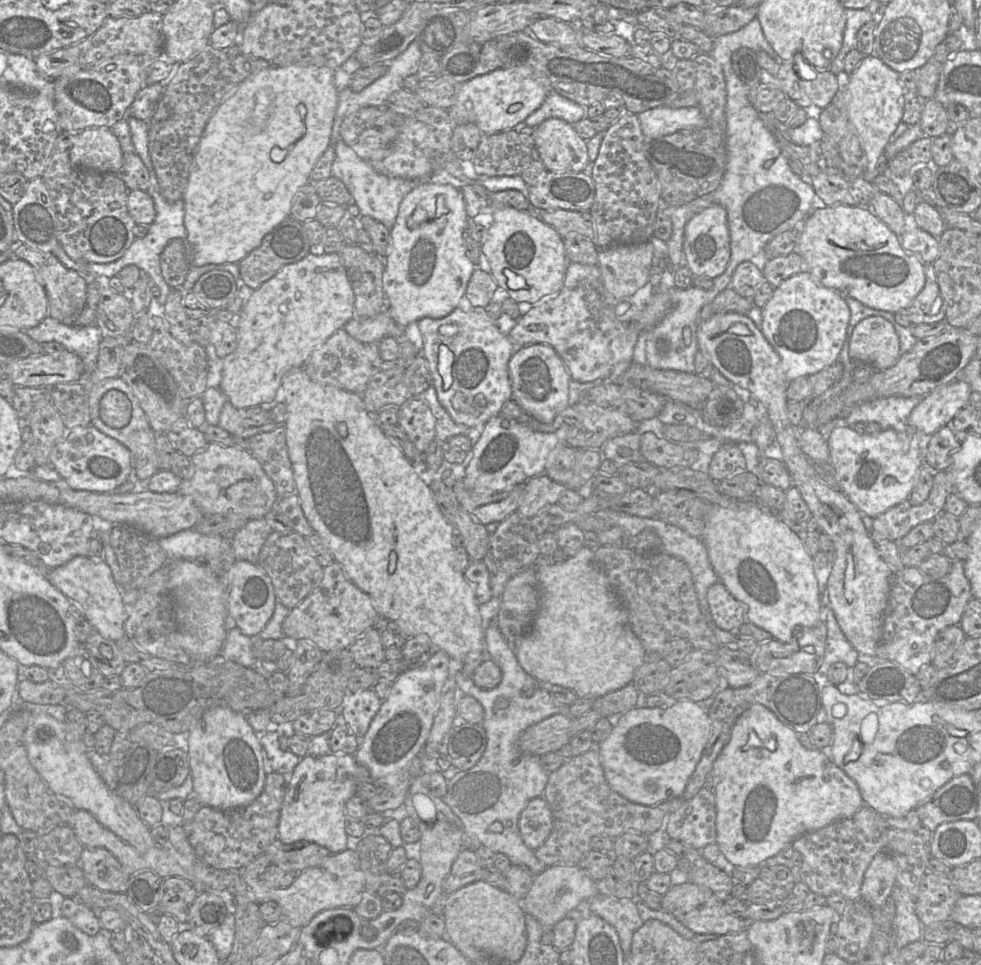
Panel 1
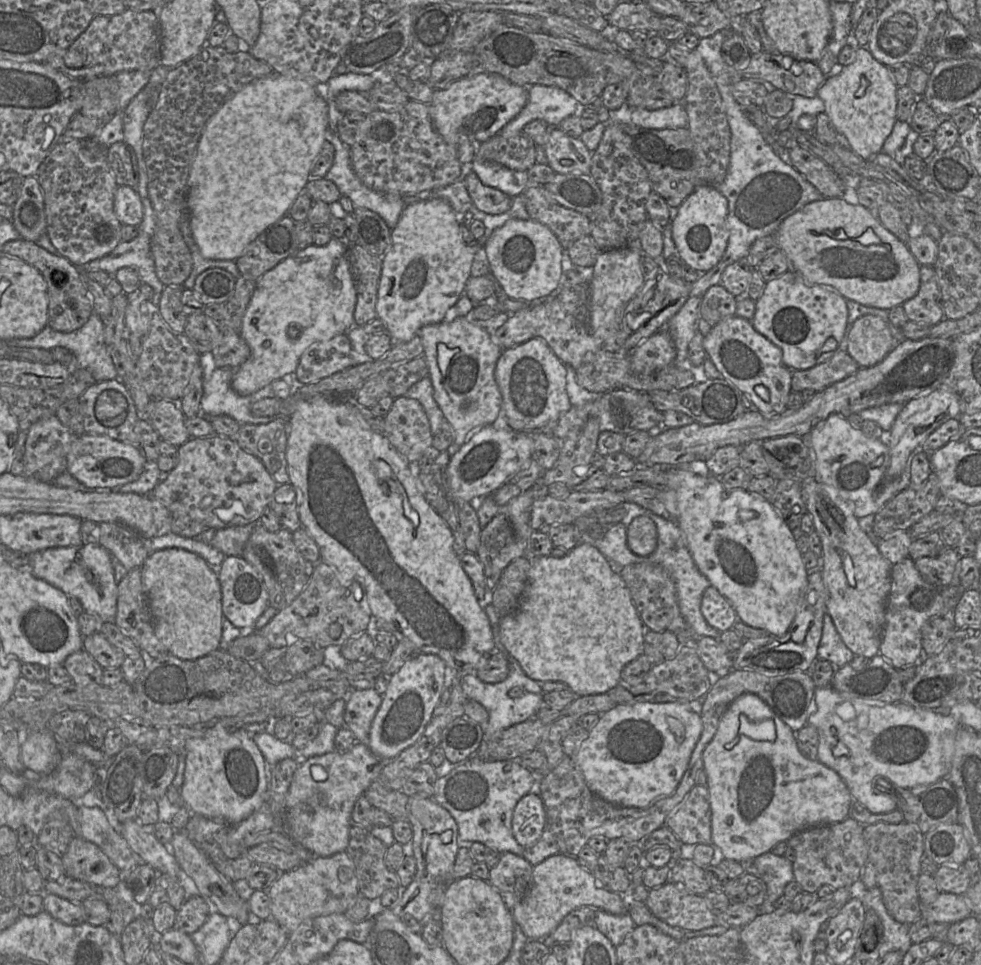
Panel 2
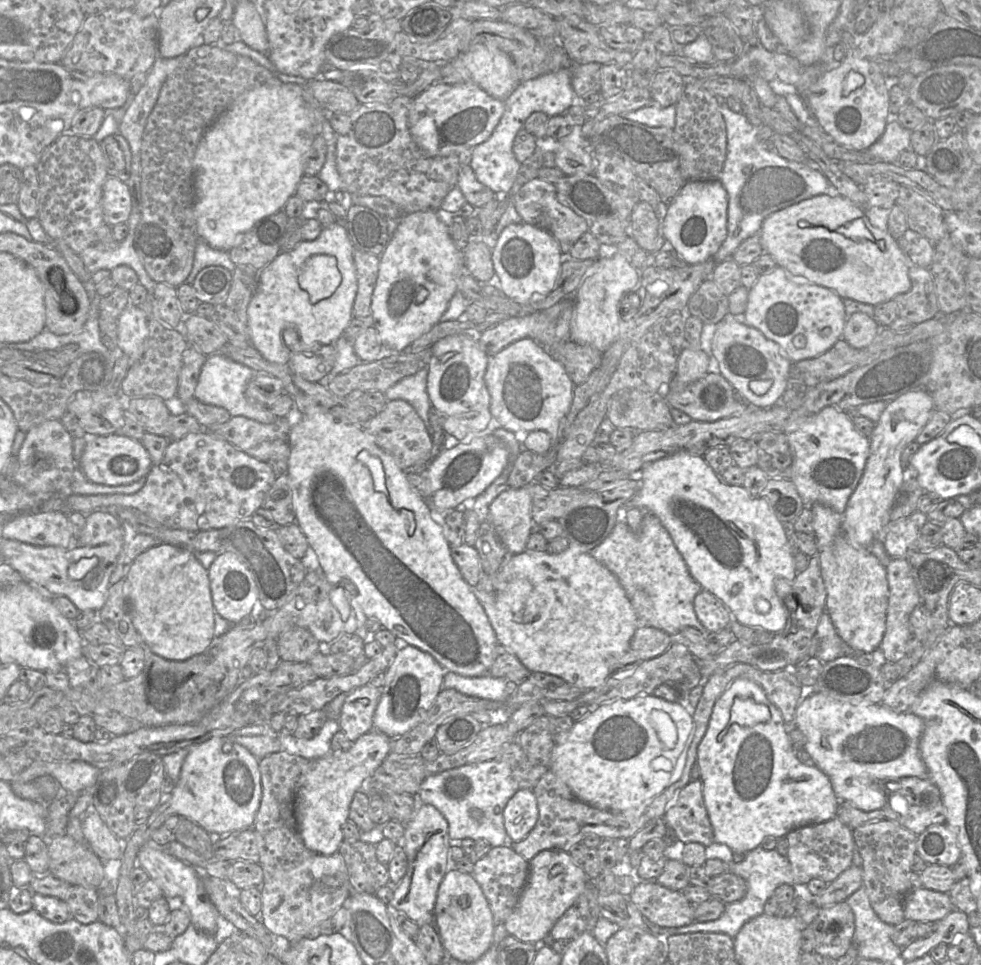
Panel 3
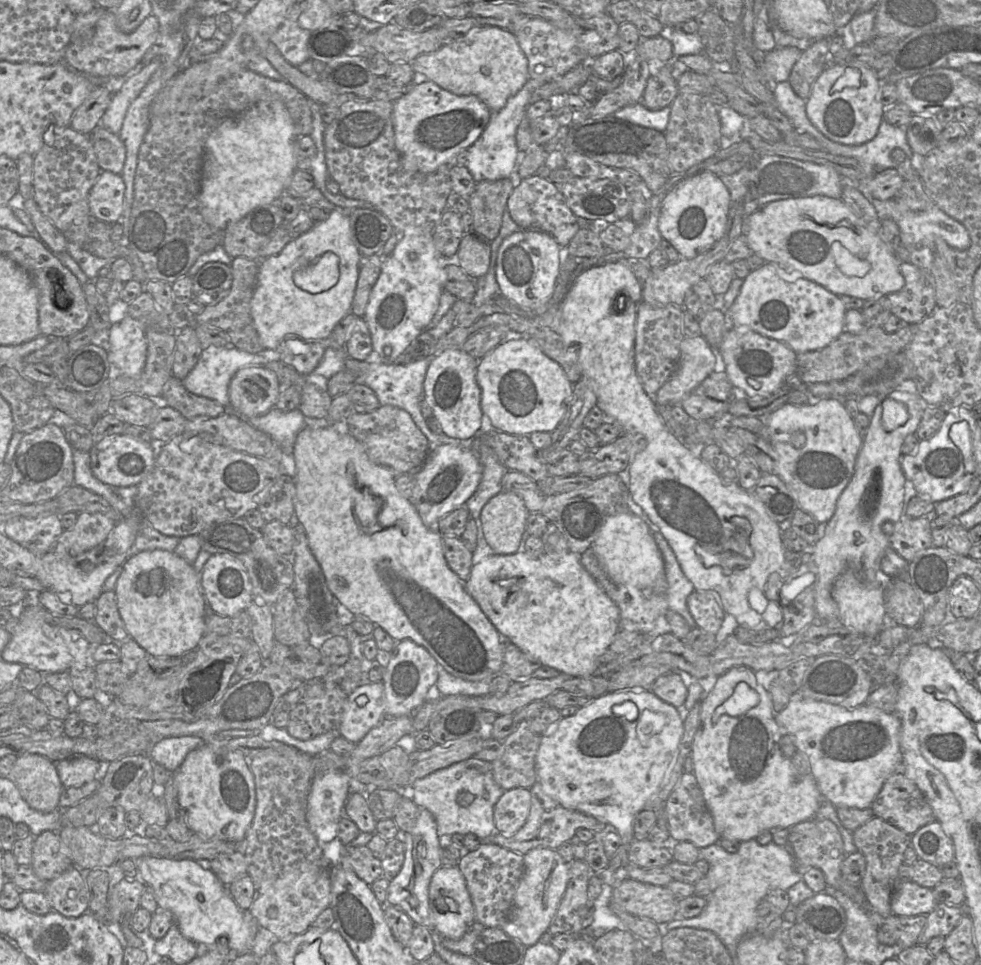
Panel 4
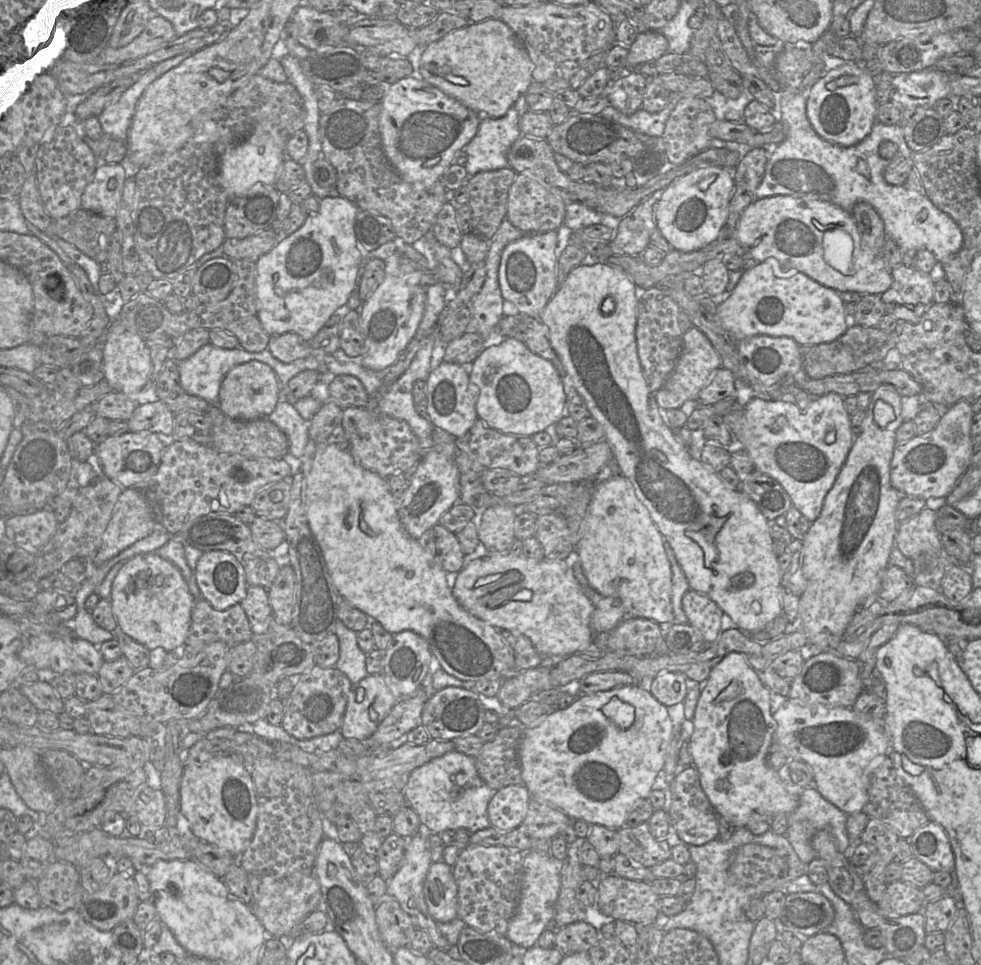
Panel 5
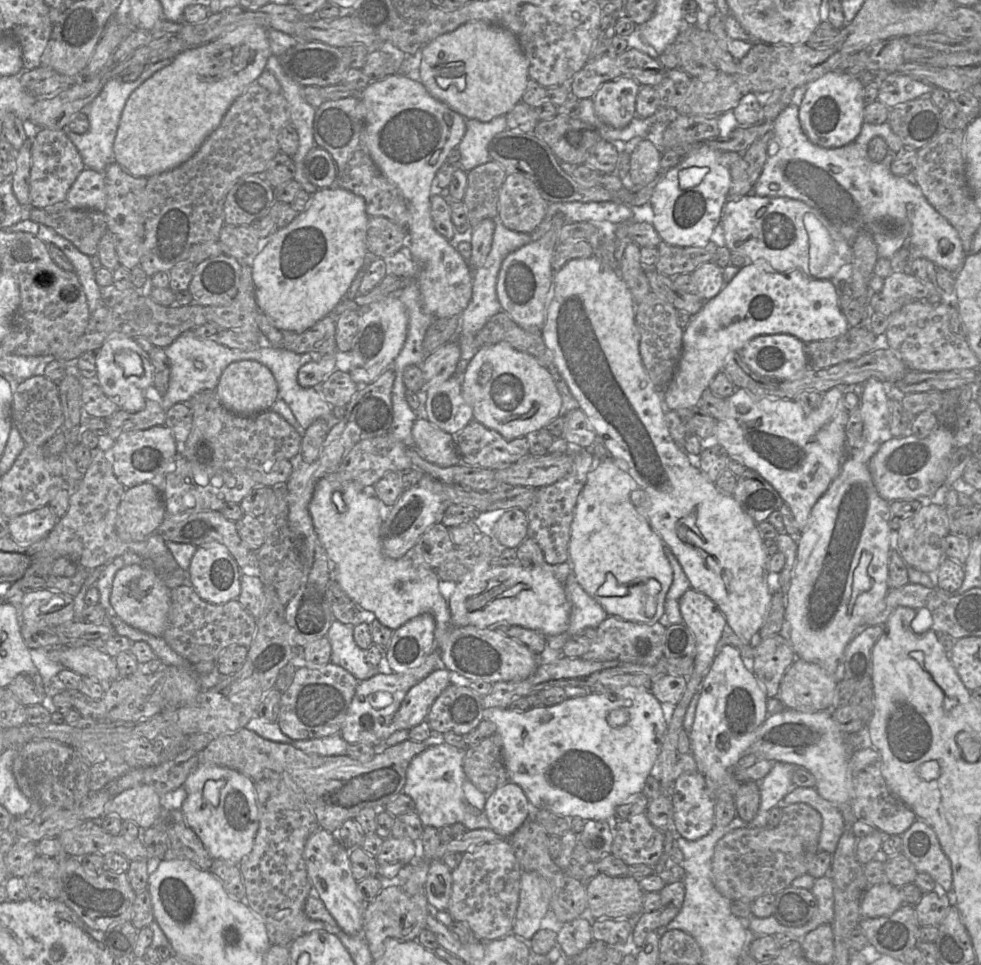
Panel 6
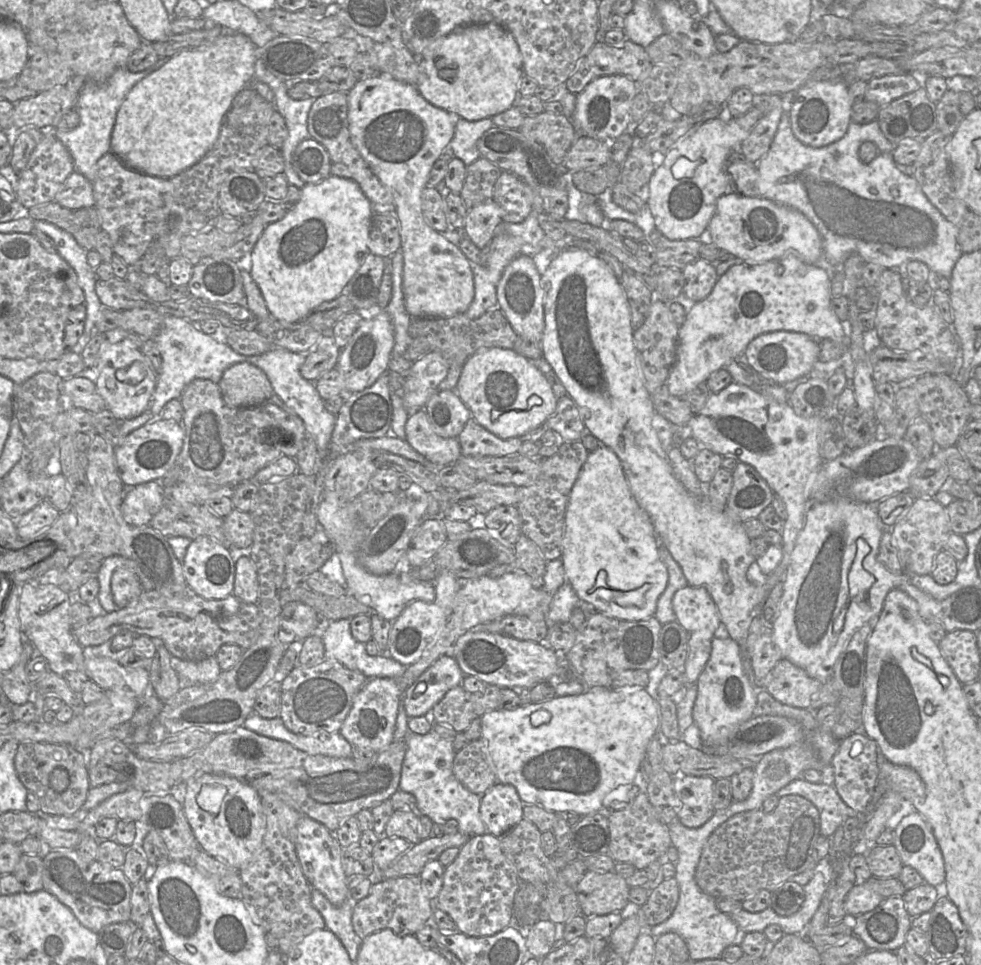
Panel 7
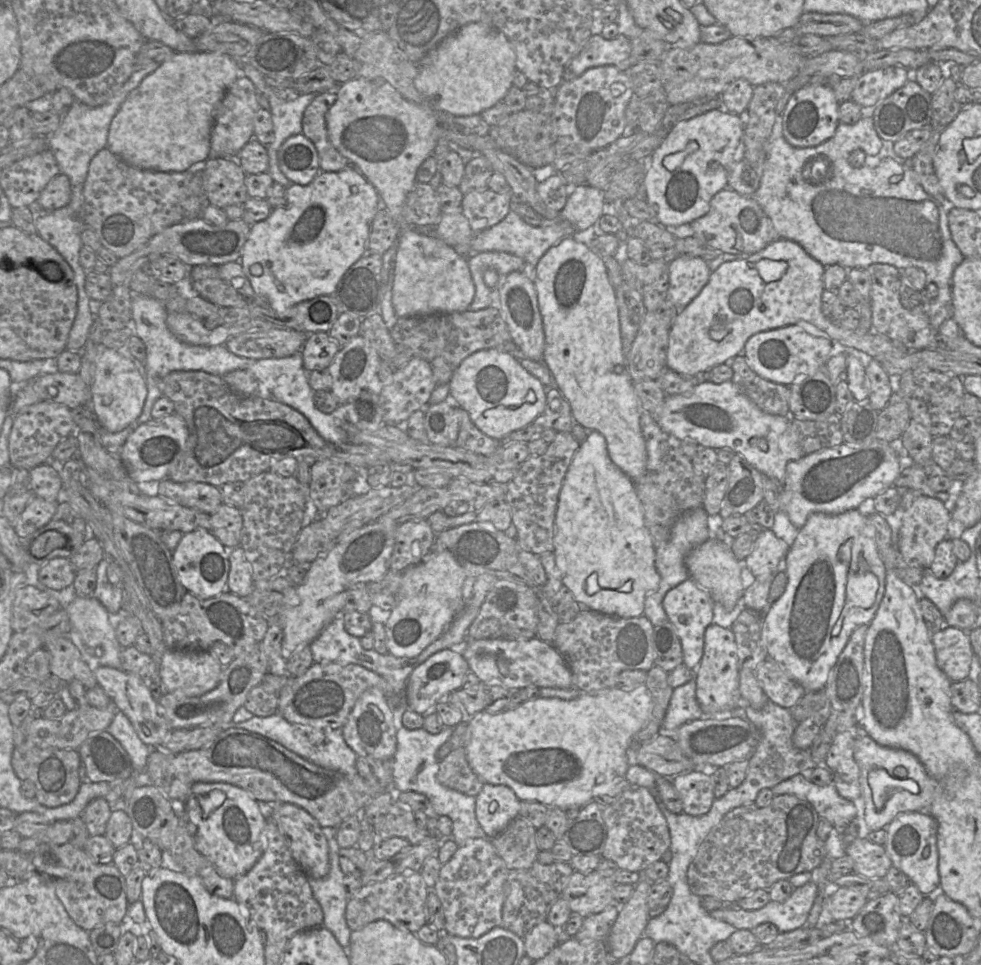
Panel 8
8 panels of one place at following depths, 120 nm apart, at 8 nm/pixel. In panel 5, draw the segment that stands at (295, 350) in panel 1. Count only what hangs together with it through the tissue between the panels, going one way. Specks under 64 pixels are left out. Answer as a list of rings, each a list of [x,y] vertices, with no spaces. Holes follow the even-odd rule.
[[[343,196],[322,198],[316,214],[308,215],[300,228],[280,238],[269,252],[256,261],[255,307],[258,319],[269,336],[293,332],[303,341],[309,341],[336,310],[347,303],[355,289],[356,274],[363,258],[355,236],[358,210],[355,203]]]

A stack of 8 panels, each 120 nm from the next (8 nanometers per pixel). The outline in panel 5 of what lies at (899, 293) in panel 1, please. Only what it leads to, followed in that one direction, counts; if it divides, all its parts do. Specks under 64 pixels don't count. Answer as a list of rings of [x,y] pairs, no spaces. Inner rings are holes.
[[[790,195],[754,199],[742,212],[734,238],[755,260],[774,257],[783,271],[794,268],[835,291],[881,295],[893,282],[882,252],[861,247],[852,214],[829,202]]]

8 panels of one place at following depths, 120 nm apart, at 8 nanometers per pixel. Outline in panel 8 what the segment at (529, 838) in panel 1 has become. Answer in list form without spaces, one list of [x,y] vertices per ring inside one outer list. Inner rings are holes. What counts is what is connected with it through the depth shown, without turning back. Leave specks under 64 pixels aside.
[[[485,783],[476,796],[476,818],[484,832],[493,838],[519,816],[521,801],[506,785]]]

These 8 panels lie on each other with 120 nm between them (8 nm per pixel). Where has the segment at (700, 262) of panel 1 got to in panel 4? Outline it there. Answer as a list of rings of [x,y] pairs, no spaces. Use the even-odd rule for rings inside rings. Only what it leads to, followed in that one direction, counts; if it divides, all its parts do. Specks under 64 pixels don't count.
[[[712,172],[689,174],[678,182],[663,200],[658,227],[663,239],[670,242],[684,259],[691,259],[710,250],[724,234],[731,195],[721,179]]]

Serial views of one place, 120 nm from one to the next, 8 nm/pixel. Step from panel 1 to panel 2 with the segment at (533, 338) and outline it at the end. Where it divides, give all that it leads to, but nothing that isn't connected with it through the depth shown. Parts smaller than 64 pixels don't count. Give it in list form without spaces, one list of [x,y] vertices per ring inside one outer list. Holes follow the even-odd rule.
[[[565,264],[559,293],[544,304],[511,314],[495,332],[495,343],[504,350],[533,338],[542,339],[567,367],[574,370],[588,352],[606,350],[605,342],[596,338],[590,327],[590,270],[574,268],[566,271]]]

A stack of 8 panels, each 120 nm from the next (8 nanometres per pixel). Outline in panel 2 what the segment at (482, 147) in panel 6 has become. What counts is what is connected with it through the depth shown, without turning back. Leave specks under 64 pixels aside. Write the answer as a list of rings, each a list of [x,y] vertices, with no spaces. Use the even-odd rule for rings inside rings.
[[[535,84],[527,87],[528,101],[521,112],[498,133],[510,138],[520,133],[524,126],[536,119],[544,120],[550,127],[582,109],[582,104],[565,90],[556,86]],[[477,155],[472,164],[473,171],[484,185],[496,188],[511,198],[520,196],[530,185],[527,171],[511,170]]]

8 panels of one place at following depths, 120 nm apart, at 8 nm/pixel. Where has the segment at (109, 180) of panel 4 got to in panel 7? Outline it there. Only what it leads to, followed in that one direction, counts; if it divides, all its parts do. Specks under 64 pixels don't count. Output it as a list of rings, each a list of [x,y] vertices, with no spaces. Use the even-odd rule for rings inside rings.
[[[74,171],[67,177],[54,201],[71,210],[94,207],[93,183],[81,173]]]

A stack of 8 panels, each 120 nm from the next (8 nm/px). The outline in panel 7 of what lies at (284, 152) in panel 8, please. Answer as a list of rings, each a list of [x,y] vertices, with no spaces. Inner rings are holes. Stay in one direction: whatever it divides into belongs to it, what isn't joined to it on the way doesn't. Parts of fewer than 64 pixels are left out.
[[[311,137],[300,142],[295,148],[292,166],[306,184],[318,183],[331,175],[329,153]]]

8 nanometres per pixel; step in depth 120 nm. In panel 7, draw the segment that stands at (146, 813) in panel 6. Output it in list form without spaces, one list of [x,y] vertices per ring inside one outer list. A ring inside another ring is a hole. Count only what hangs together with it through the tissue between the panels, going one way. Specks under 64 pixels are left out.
[[[136,788],[117,793],[96,808],[88,812],[79,824],[82,835],[93,834],[94,827],[103,818],[111,817],[117,820],[139,821],[142,817],[140,800],[144,793]]]

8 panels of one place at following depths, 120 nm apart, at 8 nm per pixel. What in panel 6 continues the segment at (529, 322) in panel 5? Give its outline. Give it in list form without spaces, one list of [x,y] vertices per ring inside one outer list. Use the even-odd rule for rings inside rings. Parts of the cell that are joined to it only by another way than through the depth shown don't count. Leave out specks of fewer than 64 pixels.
[[[504,311],[492,316],[475,336],[475,346],[478,349],[499,342],[507,342],[514,349],[530,354],[543,367],[556,368],[541,332],[524,330]]]

